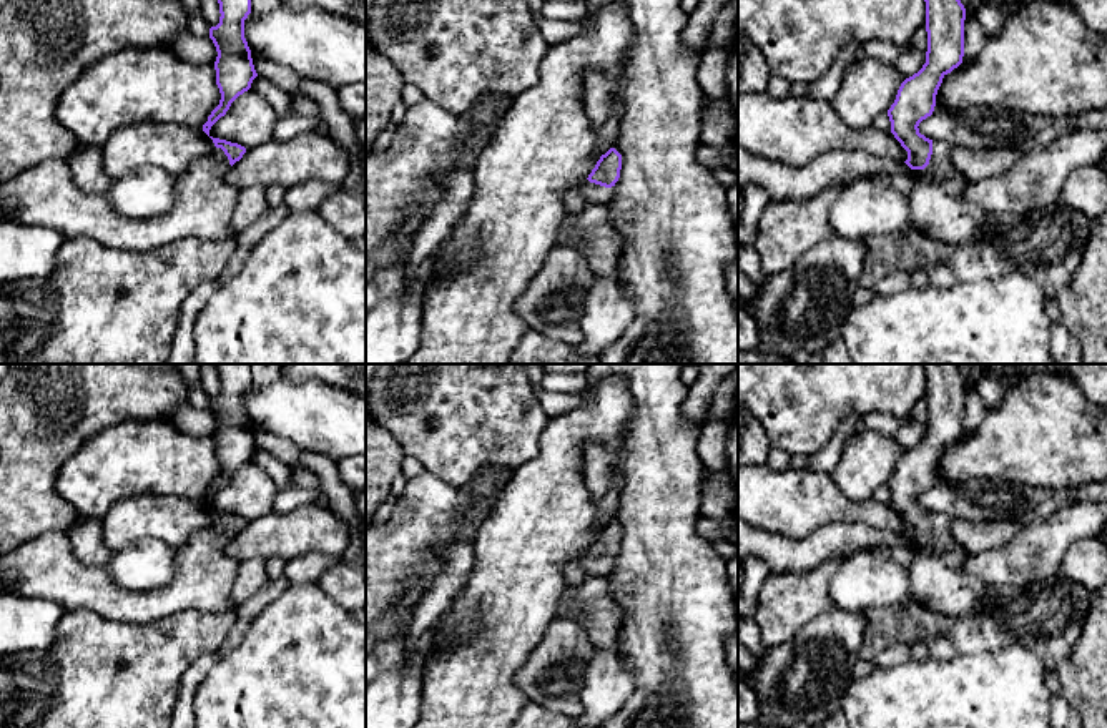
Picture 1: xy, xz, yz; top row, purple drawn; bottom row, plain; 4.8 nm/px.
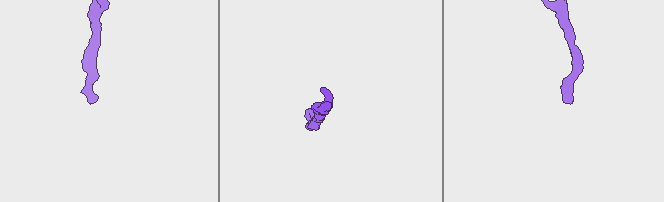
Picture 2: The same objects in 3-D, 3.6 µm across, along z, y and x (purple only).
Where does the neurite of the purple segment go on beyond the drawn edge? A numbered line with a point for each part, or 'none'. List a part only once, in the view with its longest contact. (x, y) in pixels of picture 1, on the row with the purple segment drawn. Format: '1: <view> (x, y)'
1: yz (938, 206)

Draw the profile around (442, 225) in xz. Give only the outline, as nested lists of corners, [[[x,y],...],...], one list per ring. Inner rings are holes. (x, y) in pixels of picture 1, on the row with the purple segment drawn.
[[[464,158],[444,178],[437,206],[414,238],[412,253],[406,266],[406,286],[412,283],[416,269],[459,233],[459,224],[469,209],[472,194],[472,161]]]

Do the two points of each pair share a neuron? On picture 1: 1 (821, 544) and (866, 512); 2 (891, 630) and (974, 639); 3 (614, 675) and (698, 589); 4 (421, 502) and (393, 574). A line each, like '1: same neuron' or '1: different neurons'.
1: different neurons
2: same neuron
3: different neurons
4: same neuron

